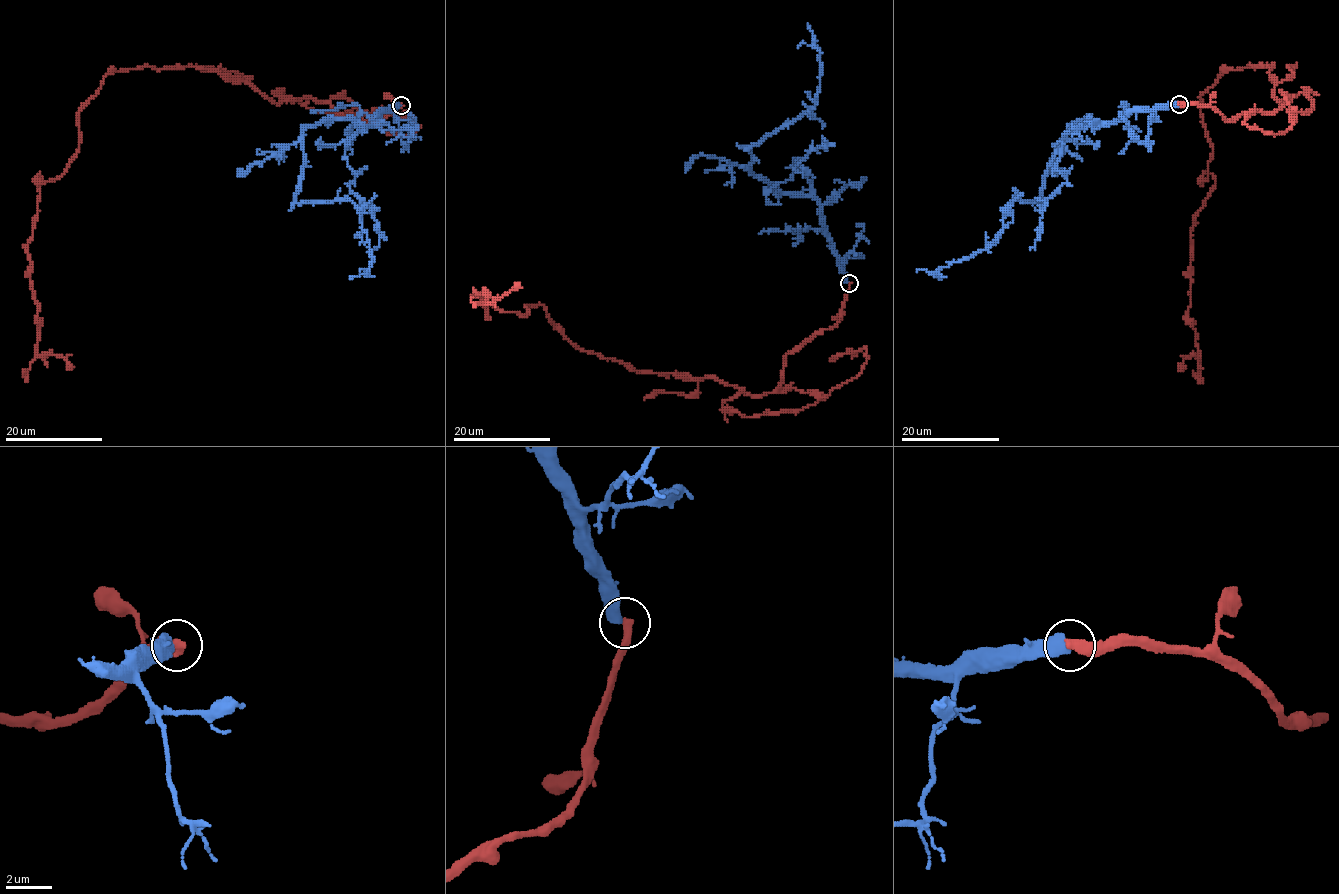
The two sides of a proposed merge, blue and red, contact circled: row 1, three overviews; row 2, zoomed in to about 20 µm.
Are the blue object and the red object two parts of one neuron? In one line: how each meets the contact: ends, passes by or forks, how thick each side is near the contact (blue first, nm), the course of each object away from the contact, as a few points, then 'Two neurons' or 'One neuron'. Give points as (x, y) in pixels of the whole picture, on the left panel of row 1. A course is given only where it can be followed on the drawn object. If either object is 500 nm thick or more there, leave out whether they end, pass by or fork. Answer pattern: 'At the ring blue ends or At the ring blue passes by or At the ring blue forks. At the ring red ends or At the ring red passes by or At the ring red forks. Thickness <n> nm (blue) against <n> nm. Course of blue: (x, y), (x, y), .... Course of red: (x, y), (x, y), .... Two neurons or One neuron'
Thickness 550 nm (blue) against 440 nm. Course of blue: (400, 105), (371, 124), (323, 119), (304, 130), (295, 200), (349, 200), (367, 238), (371, 266), (349, 278). Course of red: (400, 105), (361, 121), (216, 70), (111, 70), (76, 156), (36, 177), (27, 245), (36, 353), (69, 370). Two neurons

